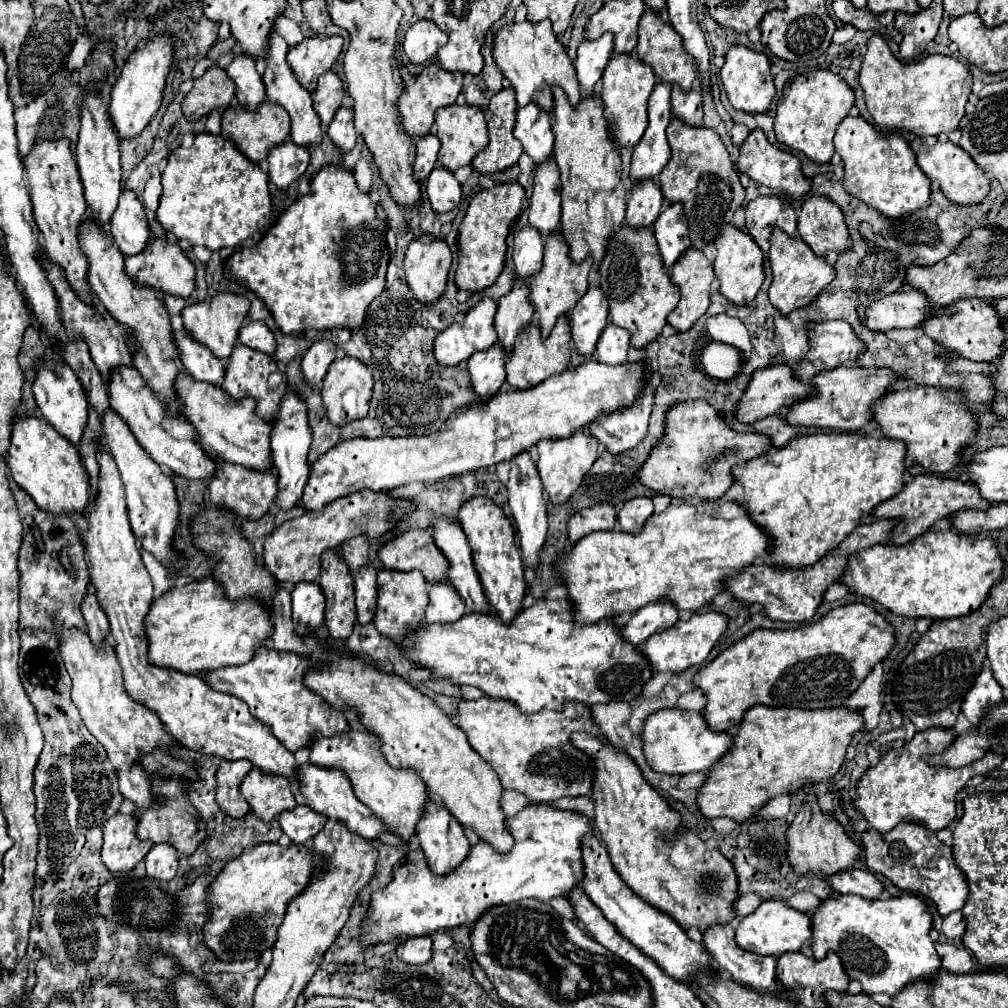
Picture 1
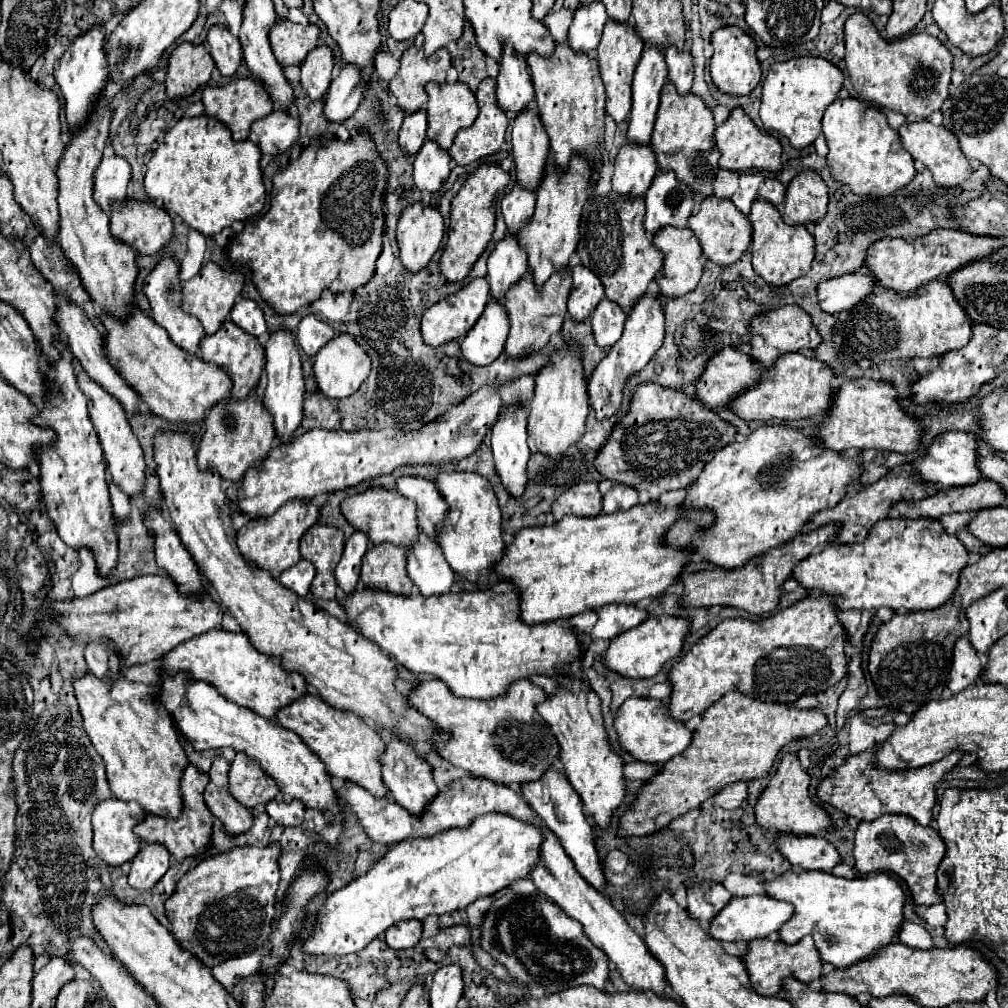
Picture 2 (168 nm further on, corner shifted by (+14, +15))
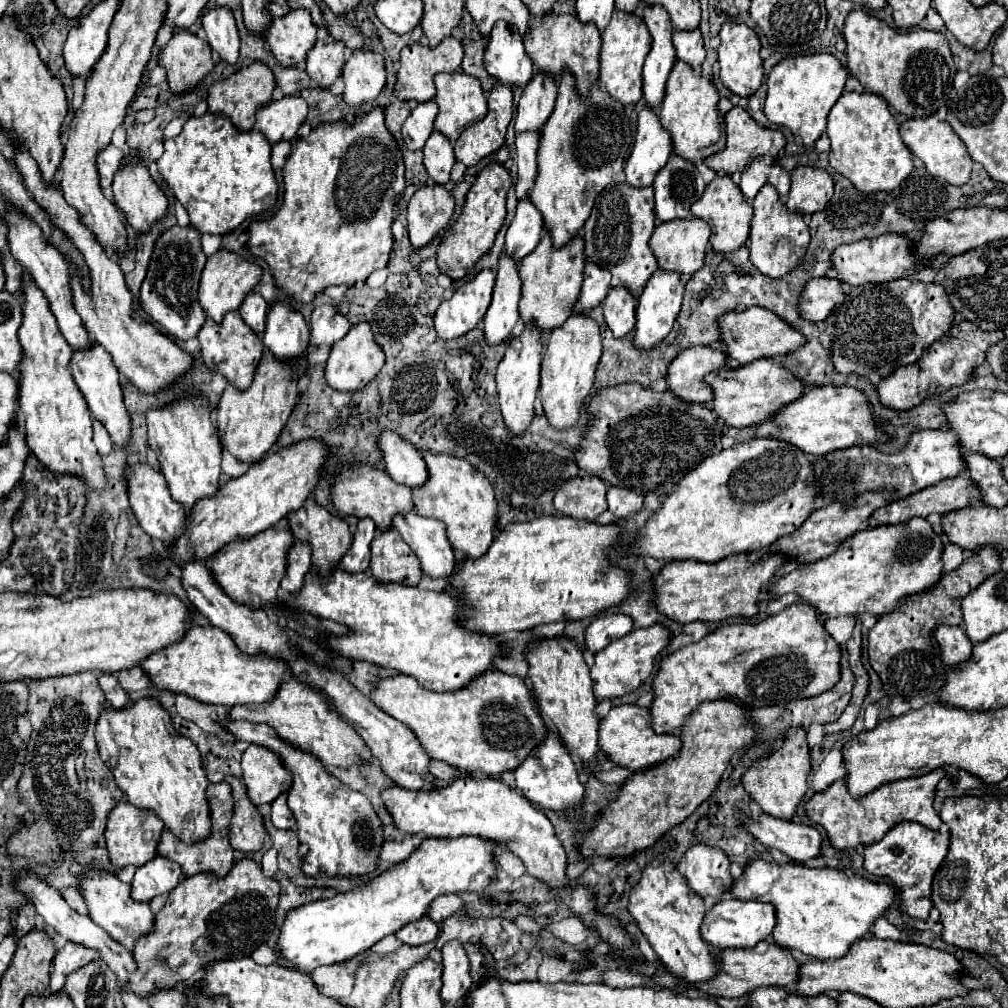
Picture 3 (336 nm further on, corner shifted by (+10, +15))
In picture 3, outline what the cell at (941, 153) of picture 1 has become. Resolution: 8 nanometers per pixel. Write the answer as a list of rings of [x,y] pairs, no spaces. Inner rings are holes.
[[[936,115],[922,119],[908,119],[900,125],[900,137],[906,143],[906,147],[924,163],[930,175],[950,185],[964,185],[970,179],[972,159],[966,151],[966,145],[962,145],[962,139],[950,129],[946,121],[940,121]]]

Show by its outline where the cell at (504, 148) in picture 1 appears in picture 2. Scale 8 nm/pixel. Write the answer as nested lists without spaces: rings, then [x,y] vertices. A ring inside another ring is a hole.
[[[482,81],[476,91],[476,99],[480,105],[480,115],[472,127],[458,131],[454,145],[448,151],[458,165],[470,165],[480,157],[498,153],[504,145],[508,117],[496,105],[496,81]]]

